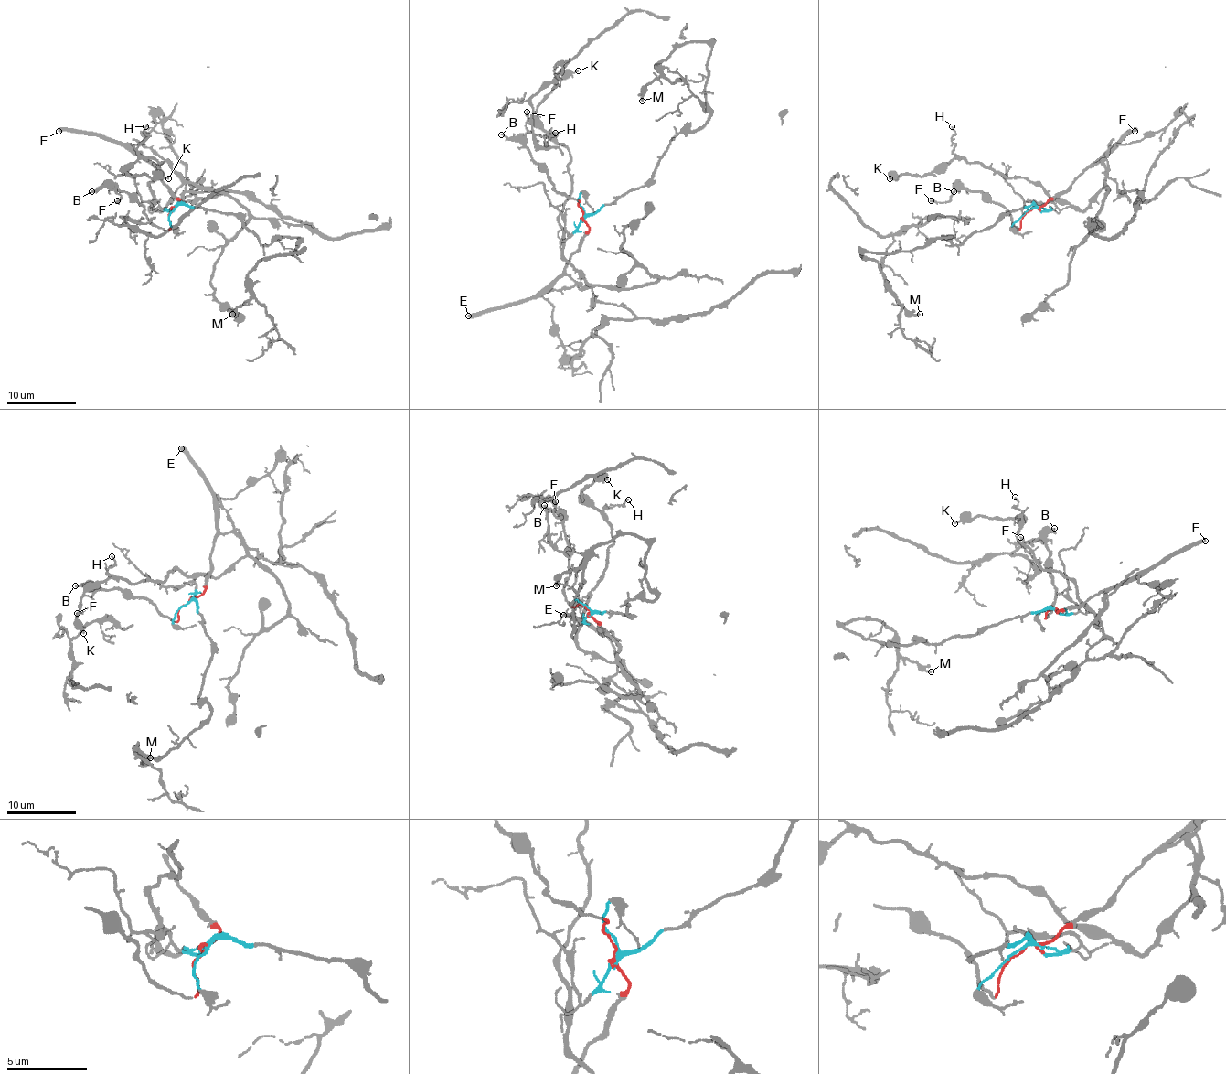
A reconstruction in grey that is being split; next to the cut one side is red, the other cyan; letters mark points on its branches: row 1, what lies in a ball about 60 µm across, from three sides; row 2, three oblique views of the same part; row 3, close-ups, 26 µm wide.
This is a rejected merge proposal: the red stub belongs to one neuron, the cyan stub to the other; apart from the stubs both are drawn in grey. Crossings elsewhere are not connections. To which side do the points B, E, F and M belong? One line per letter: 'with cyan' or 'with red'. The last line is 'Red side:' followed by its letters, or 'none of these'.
B: with red
E: with red
F: with red
M: with cyan
Red side: B, E, F

